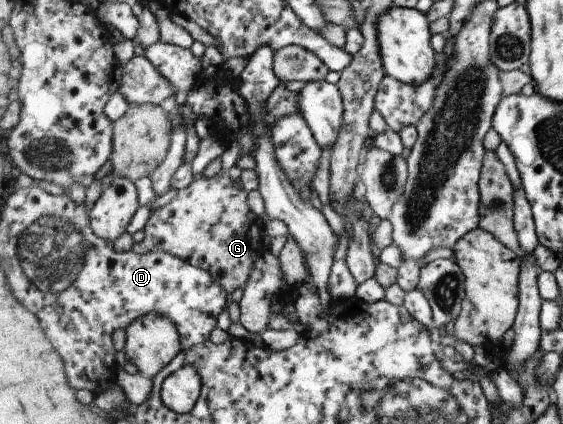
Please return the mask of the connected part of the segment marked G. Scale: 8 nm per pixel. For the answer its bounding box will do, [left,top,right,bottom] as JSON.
[132,171,264,293]

